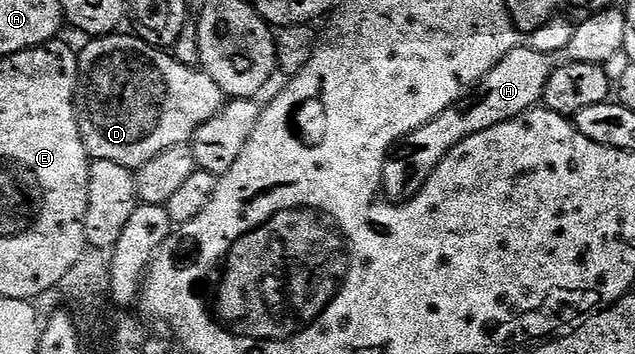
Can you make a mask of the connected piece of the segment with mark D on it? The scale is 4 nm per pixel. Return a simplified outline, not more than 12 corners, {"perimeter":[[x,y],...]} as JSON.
{"perimeter":[[137,34],[78,52],[91,161],[137,170],[228,97]]}

